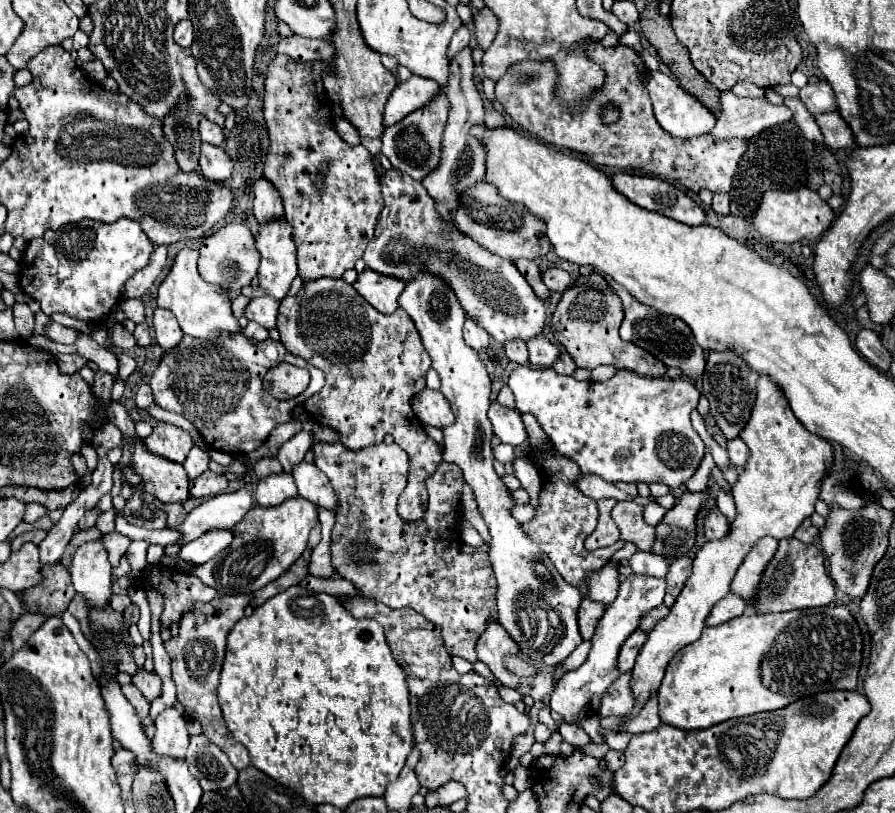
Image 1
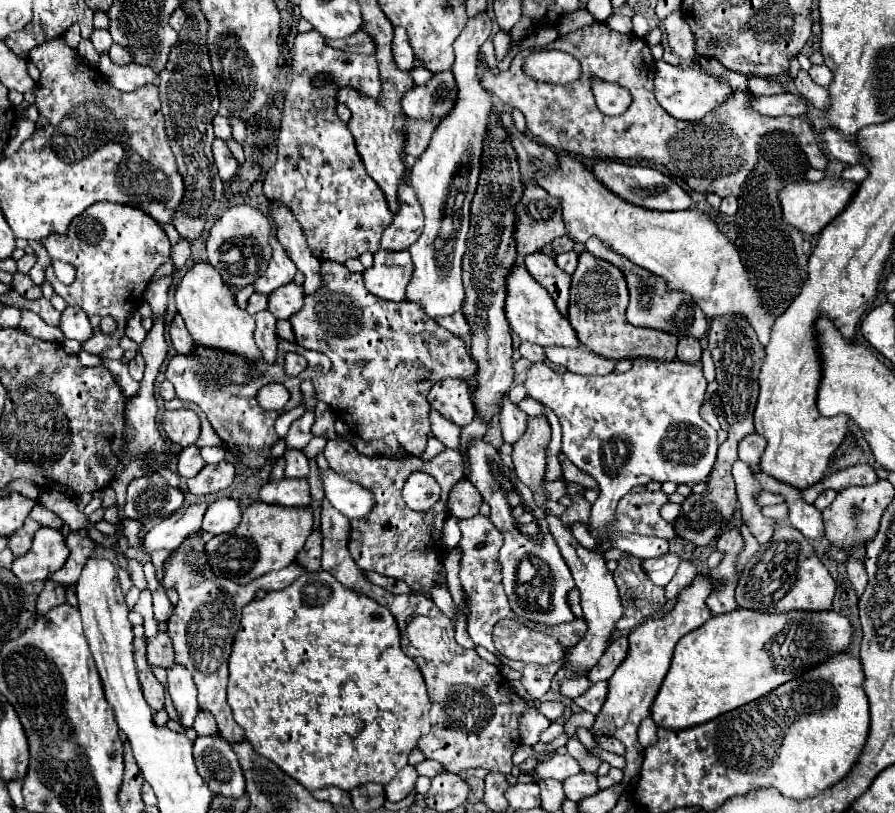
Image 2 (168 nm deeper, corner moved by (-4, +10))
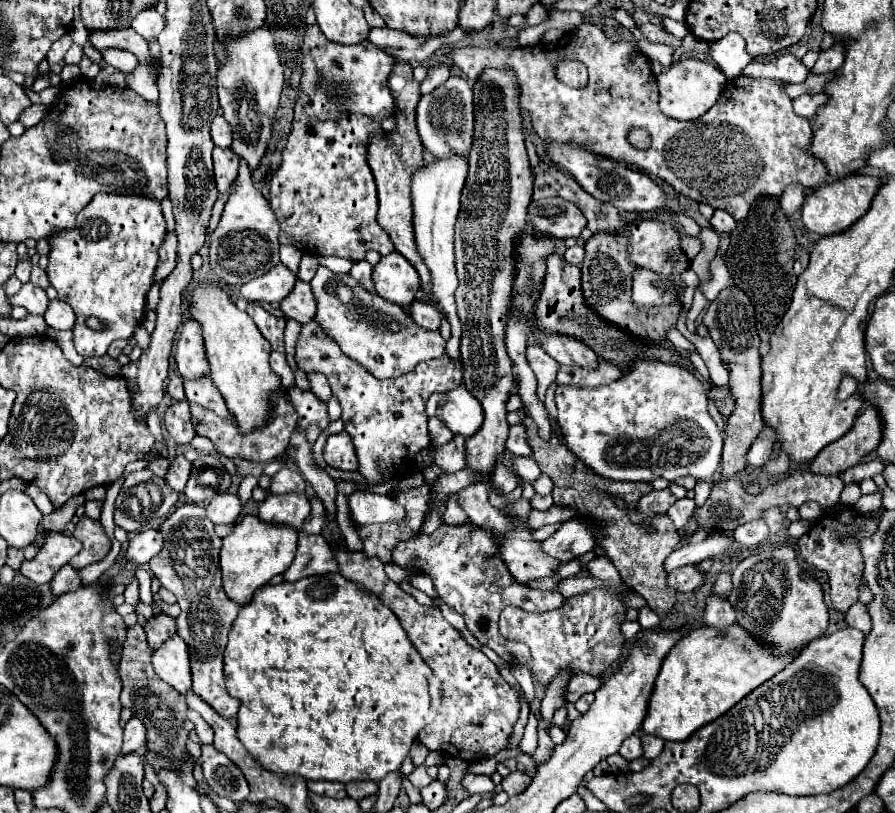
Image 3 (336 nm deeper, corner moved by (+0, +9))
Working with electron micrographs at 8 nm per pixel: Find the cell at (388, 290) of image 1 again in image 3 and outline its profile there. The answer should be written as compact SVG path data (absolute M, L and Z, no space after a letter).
M398 251L384 255L380 263L374 265L372 281L380 297L398 303L400 307L408 307L412 303L414 291L420 289L416 269Z

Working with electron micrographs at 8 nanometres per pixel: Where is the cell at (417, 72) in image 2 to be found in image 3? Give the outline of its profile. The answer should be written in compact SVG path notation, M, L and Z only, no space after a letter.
M434 65L434 67L428 67L428 75L420 83L420 91L428 93L428 91L440 87L440 83L444 83L450 77L450 71L452 71L452 65Z

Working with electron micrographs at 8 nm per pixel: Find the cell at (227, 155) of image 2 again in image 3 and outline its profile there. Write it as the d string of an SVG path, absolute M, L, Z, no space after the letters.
M214 147L212 159L214 159L214 179L218 185L218 191L224 193L238 175L238 155L232 153L232 149Z

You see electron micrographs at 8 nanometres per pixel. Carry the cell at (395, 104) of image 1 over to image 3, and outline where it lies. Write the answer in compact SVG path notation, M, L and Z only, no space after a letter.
M450 77L438 89L428 95L422 95L416 107L416 127L424 149L434 157L446 157L456 151L468 153L472 145L472 87L464 77Z

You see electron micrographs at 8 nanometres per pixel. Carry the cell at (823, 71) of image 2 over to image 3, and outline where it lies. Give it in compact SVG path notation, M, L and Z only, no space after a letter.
M832 45L828 51L822 51L822 53L820 53L820 57L818 57L816 65L810 69L810 73L816 73L816 75L830 73L830 71L834 71L836 67L840 67L840 63L844 61L842 57L844 57L844 51L842 51L842 47L836 47L836 45Z

